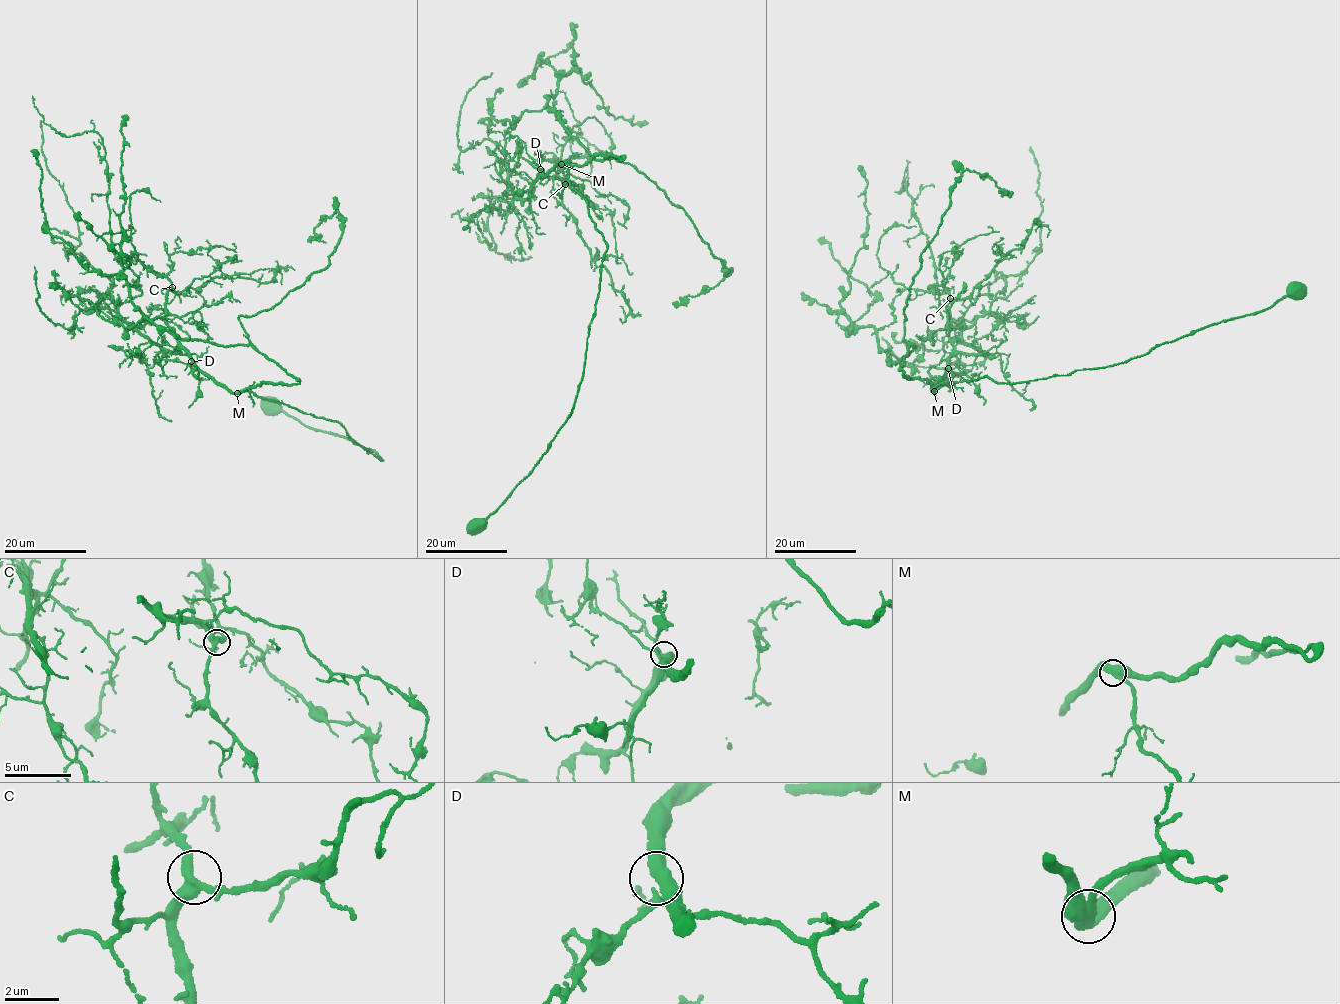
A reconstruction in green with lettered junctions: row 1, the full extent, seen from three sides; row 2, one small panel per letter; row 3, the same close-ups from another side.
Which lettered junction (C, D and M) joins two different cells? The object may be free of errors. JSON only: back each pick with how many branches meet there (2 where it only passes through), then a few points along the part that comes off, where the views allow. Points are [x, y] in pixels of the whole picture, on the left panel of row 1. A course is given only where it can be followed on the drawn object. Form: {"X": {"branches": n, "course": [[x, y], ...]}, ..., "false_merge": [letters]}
{"false_merge": []}

